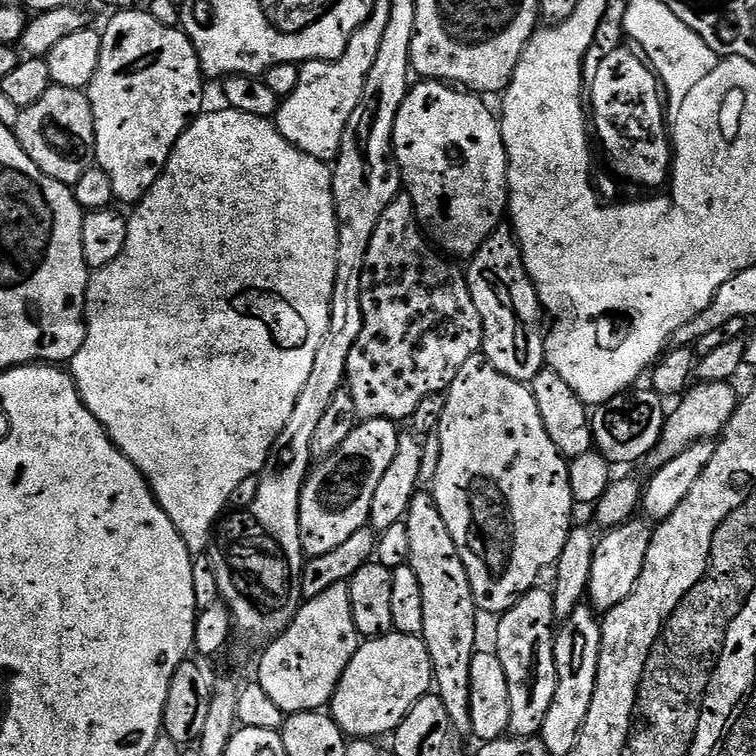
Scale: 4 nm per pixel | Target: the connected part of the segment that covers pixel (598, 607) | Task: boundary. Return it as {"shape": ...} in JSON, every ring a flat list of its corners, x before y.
{"shape":[[633,518,626,524,605,531,604,536,599,537,586,593,587,603,597,613,603,614,618,606,618,602,622,602,634,590,646,562,646,550,652,541,653,529,647,526,649,527,643,519]]}

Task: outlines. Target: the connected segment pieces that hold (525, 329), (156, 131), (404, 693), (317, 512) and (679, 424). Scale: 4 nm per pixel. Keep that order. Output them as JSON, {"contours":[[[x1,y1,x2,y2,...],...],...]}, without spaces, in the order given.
{"contours":[[[501,226,493,230,482,242,476,255,467,261,466,275,468,289,474,298,474,306,478,306,478,314,484,327,484,347,482,354,506,378,514,378,520,384,531,385,532,379,545,371,544,342,546,339,546,313,540,304,540,295,536,293,534,282,524,265,524,255,520,249,520,241,511,227]],[[120,10,113,16,116,17,102,28,102,54,86,95,94,114,95,163,110,177,116,200,135,206,152,189,154,182,158,182,178,138,182,138,192,121,205,111,206,80,200,71,192,39,179,27,162,26,148,10]],[[393,631,385,636,373,640,364,640,360,649,350,658,350,666,342,674,338,686,332,695,330,715,335,720,345,737,348,738,379,738,395,733,396,727,408,717,409,710,418,703,423,696,433,691,434,681,426,674,426,653,424,641,420,636,411,636]],[[391,420,357,423,350,438,309,471,300,499,300,537,305,557,330,554,338,550,350,534,366,527,374,489,390,462,394,462,394,454,398,454,402,432,396,428,399,427]],[[722,382,693,383,679,397,678,403,680,405,673,412,671,409,667,413,660,440,646,457,649,469,655,470,666,466,666,462,670,462,670,458,678,458,678,454,682,454,690,445,697,444,700,440,712,440,719,437,730,422,738,403,738,392,736,396,732,387,731,383,723,384]]]}

